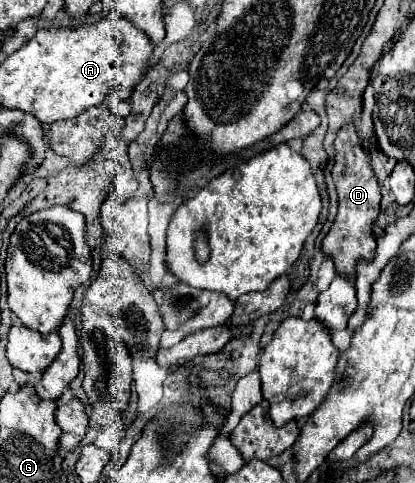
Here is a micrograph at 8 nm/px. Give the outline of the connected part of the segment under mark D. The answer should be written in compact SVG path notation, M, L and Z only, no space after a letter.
M344 125L334 141L336 149L336 163L332 167L332 177L338 191L338 213L322 241L322 251L334 259L338 273L352 277L358 259L372 259L376 249L376 239L372 233L372 223L380 213L380 183L370 163L370 151L364 147L362 139L358 137L356 125Z

